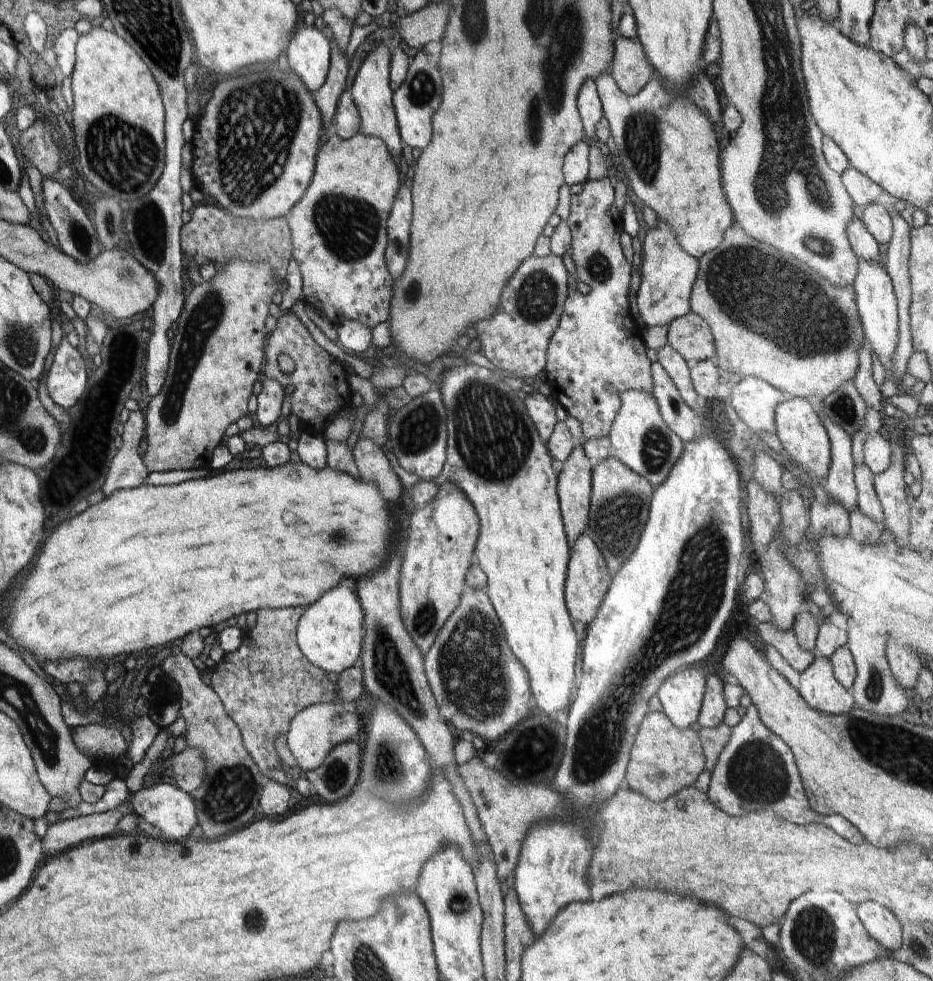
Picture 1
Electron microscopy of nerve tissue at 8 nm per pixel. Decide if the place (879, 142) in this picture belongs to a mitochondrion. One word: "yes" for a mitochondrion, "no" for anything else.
no

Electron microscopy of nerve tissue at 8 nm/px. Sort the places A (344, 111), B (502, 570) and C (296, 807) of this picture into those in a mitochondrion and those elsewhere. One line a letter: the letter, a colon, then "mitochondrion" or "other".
A: other
B: other
C: other

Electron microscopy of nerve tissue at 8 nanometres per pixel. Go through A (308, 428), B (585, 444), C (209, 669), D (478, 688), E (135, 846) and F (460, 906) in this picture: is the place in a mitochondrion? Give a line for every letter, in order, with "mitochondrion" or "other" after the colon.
A: other
B: other
C: other
D: mitochondrion
E: other
F: mitochondrion

